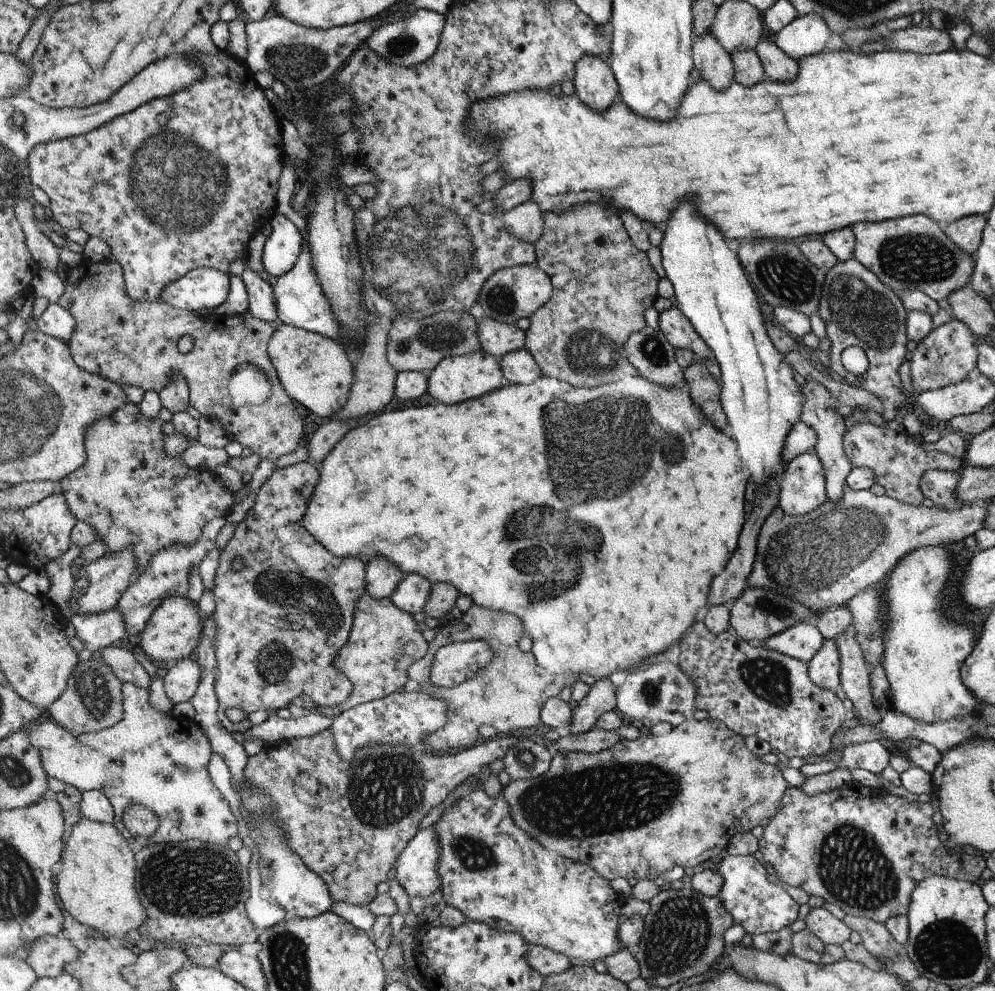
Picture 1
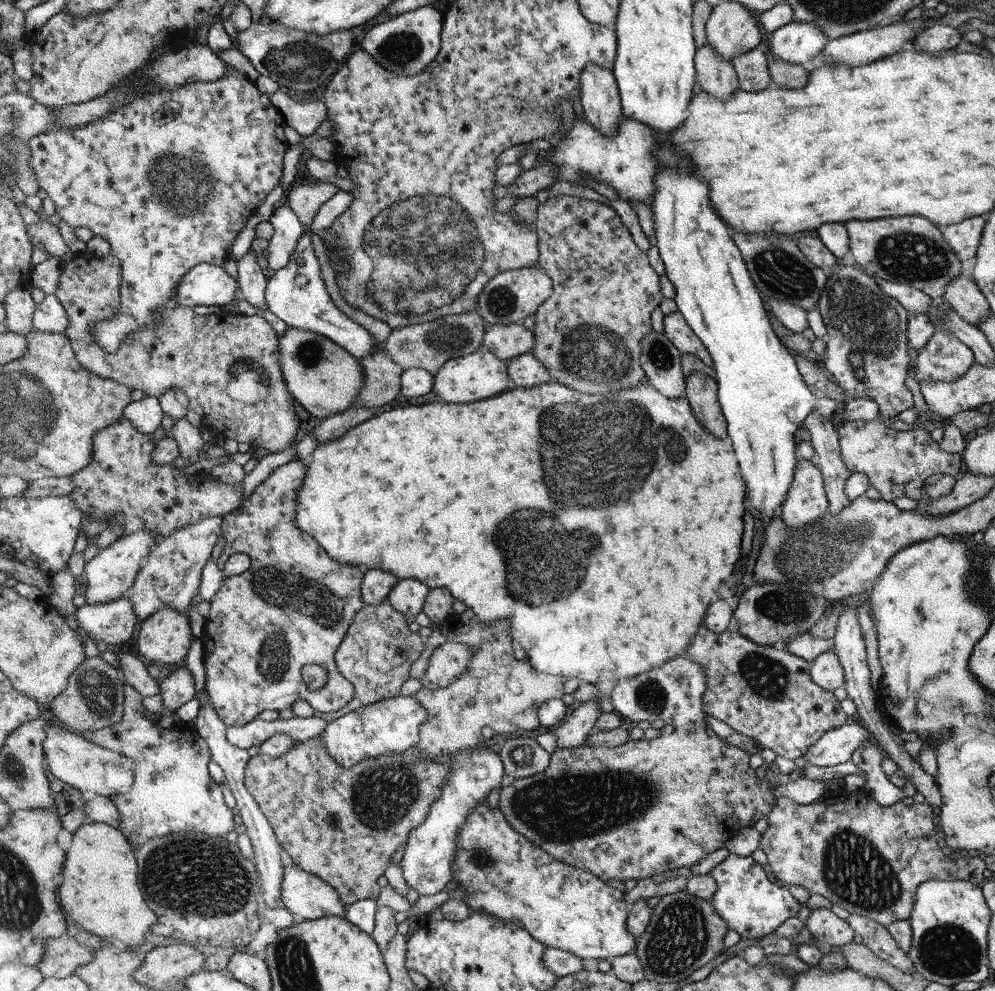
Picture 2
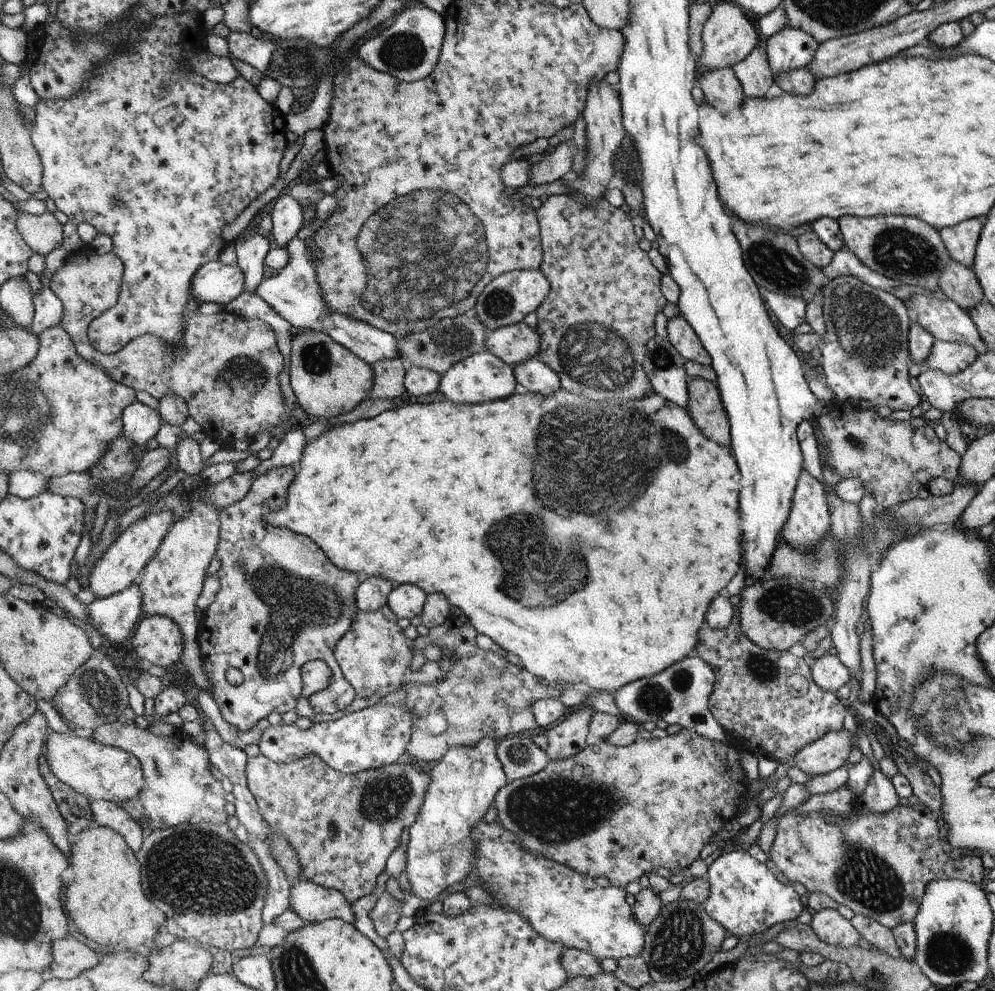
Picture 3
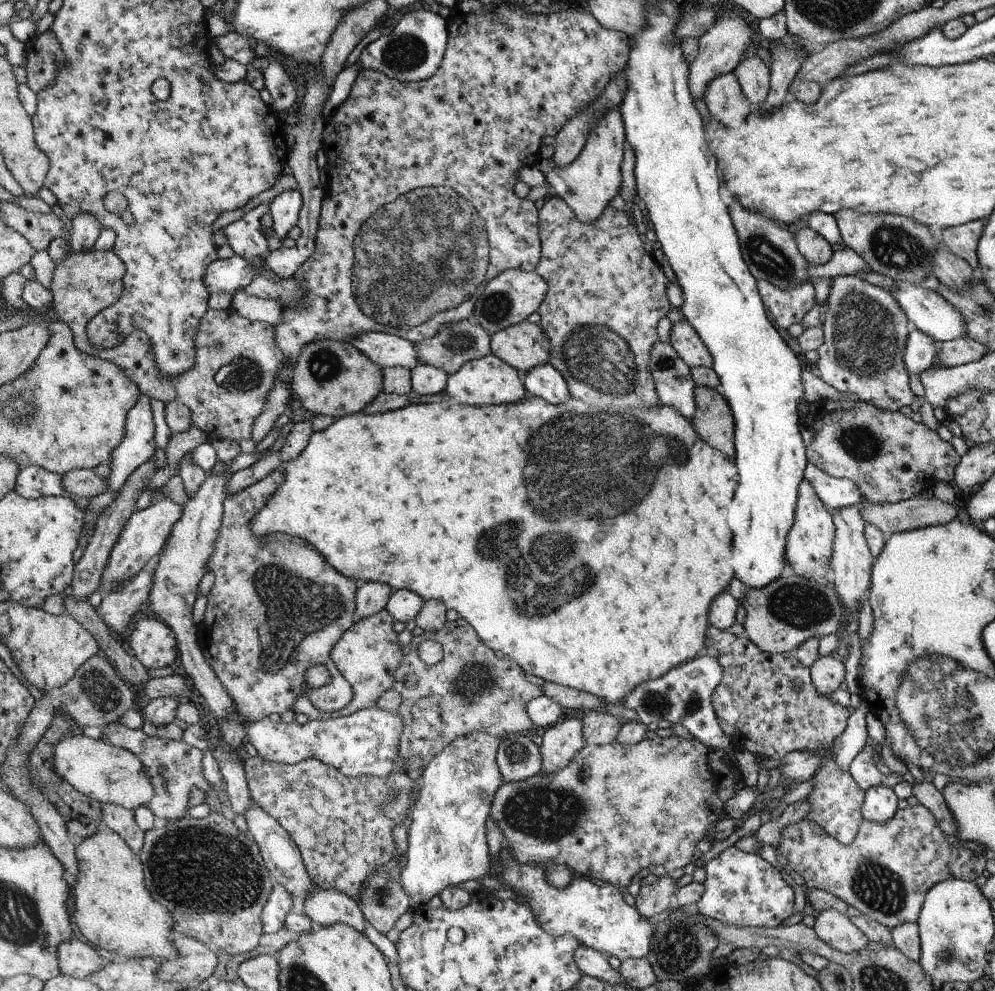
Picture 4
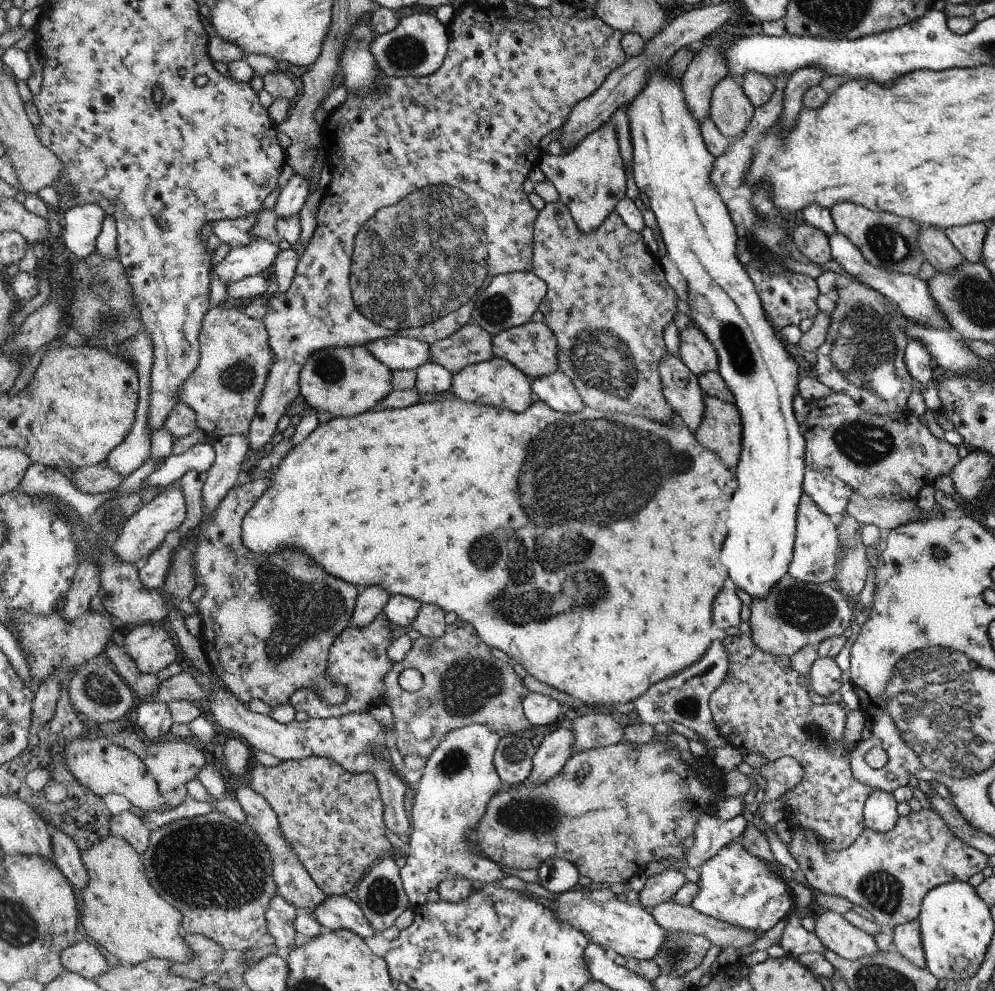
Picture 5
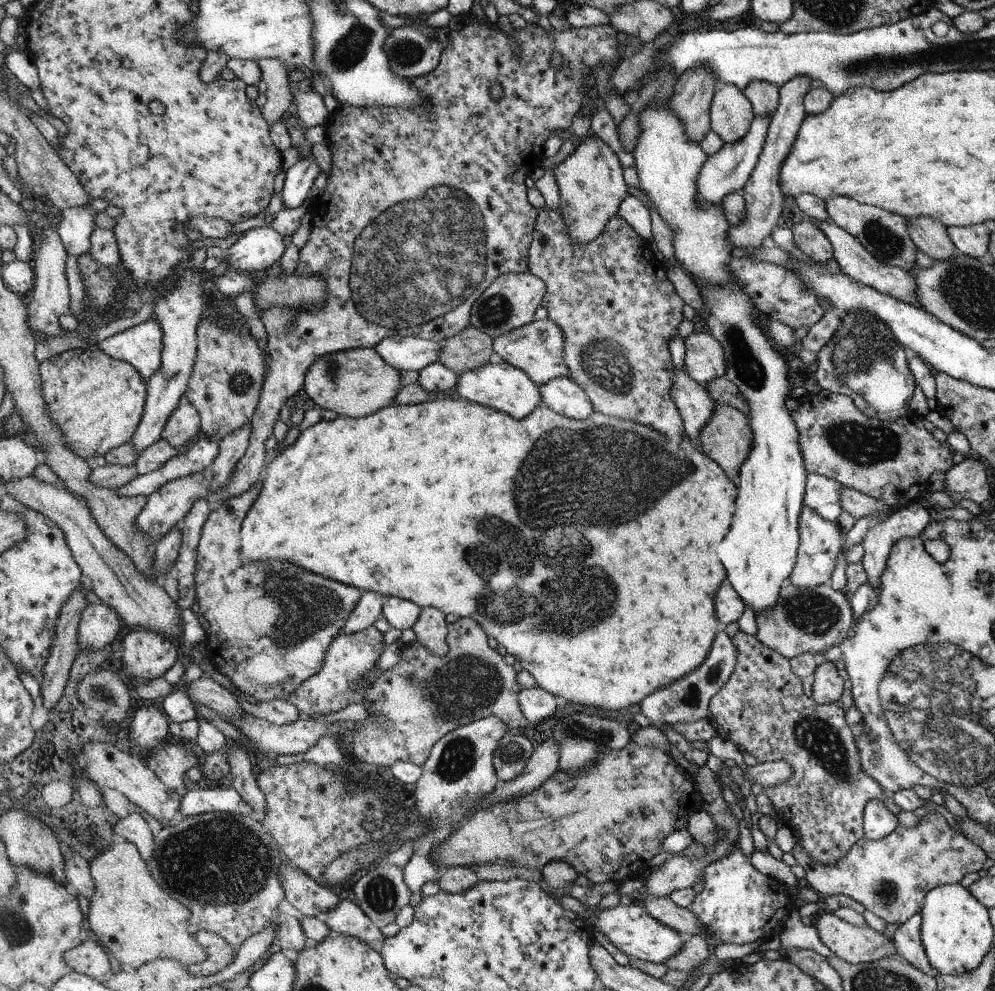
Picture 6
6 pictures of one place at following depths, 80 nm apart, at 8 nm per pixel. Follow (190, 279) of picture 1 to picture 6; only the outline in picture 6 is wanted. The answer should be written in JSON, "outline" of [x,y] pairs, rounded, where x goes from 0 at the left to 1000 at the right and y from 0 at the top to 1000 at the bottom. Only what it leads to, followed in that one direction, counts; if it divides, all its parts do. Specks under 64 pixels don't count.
{"outline":[[[271,227],[269,229],[263,228],[251,231],[247,236],[241,236],[240,240],[235,246],[231,246],[231,250],[227,255],[226,264],[229,268],[236,272],[243,272],[243,274],[261,274],[261,272],[269,272],[276,264],[278,264],[288,253],[285,248],[284,238],[281,238]]]}

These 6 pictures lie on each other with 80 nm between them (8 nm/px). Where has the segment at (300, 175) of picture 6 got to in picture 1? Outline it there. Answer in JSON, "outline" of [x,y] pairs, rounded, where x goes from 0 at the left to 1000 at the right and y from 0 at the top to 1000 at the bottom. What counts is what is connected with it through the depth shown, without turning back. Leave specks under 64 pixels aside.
{"outline":[[[279,214],[270,225],[273,235],[268,238],[264,250],[263,266],[265,273],[279,281],[297,266],[304,252],[305,240],[295,225]]]}

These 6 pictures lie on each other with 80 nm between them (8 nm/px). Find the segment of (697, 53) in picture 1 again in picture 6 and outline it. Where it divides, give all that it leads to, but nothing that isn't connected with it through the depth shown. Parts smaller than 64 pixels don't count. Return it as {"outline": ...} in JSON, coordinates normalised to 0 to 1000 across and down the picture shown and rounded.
{"outline":[[[728,84],[718,92],[714,116],[715,131],[729,144],[750,137],[758,118],[754,100],[740,86]]]}

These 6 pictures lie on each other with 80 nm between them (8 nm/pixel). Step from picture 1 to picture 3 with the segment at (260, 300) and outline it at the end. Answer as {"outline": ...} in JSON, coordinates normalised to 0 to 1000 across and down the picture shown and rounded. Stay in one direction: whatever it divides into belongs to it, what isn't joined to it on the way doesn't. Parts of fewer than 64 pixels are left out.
{"outline":[[[258,229],[245,238],[239,246],[234,244],[238,258],[238,267],[243,272],[247,284],[245,289],[250,296],[256,296],[265,283],[265,266],[267,257],[275,252],[272,244],[259,236]]]}

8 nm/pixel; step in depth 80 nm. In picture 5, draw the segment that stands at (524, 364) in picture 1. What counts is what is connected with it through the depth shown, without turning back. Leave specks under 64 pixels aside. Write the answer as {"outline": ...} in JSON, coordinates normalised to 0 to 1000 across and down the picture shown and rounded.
{"outline":[[[563,373],[534,384],[540,402],[551,407],[551,410],[557,414],[578,417],[589,410],[581,396],[580,388]]]}

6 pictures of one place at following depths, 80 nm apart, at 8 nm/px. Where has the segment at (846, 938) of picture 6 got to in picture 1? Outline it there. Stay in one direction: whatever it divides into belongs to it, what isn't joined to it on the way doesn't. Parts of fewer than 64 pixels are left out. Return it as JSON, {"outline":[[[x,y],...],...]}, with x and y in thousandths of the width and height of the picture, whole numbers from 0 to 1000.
{"outline":[[[828,915],[814,917],[809,930],[810,936],[823,945],[830,954],[845,954],[853,948],[855,938],[852,934]]]}

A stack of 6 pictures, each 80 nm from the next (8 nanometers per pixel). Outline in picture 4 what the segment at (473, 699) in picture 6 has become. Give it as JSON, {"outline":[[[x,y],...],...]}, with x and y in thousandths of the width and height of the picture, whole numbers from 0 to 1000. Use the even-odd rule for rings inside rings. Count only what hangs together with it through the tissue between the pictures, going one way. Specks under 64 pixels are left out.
{"outline":[[[464,624],[459,627],[450,627],[442,636],[430,638],[421,642],[416,642],[410,651],[410,658],[403,668],[397,684],[396,696],[399,696],[404,703],[404,709],[398,717],[407,729],[406,741],[400,763],[408,766],[418,763],[426,767],[429,771],[445,759],[453,749],[462,744],[468,744],[476,739],[490,740],[501,744],[519,741],[519,739],[529,739],[538,733],[531,718],[531,710],[539,703],[547,701],[547,697],[535,688],[529,686],[529,678],[525,678],[525,673],[519,667],[501,664],[493,653],[489,653],[482,647],[476,633],[467,628]],[[426,646],[436,646],[442,648],[446,655],[444,666],[437,671],[428,671],[420,663],[420,650]],[[410,680],[417,680],[420,684],[417,692],[408,692],[406,683]]]}

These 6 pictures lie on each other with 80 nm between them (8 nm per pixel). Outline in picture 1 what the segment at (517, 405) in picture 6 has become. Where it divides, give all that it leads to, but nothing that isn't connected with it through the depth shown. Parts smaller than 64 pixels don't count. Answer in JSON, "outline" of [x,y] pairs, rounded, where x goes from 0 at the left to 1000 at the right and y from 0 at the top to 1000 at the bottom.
{"outline":[[[484,353],[469,358],[445,361],[439,371],[429,380],[429,396],[447,409],[457,409],[484,401],[509,387],[503,363]]]}

